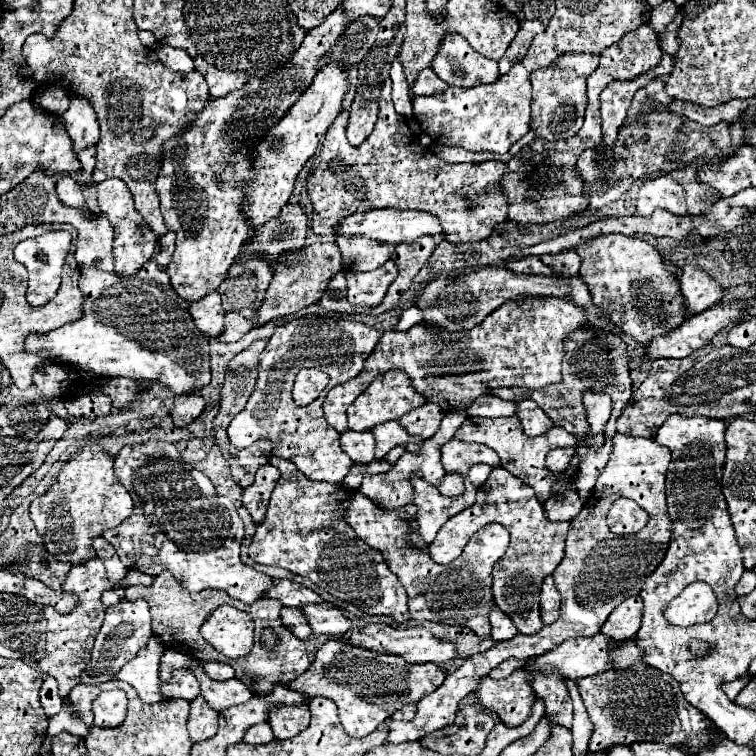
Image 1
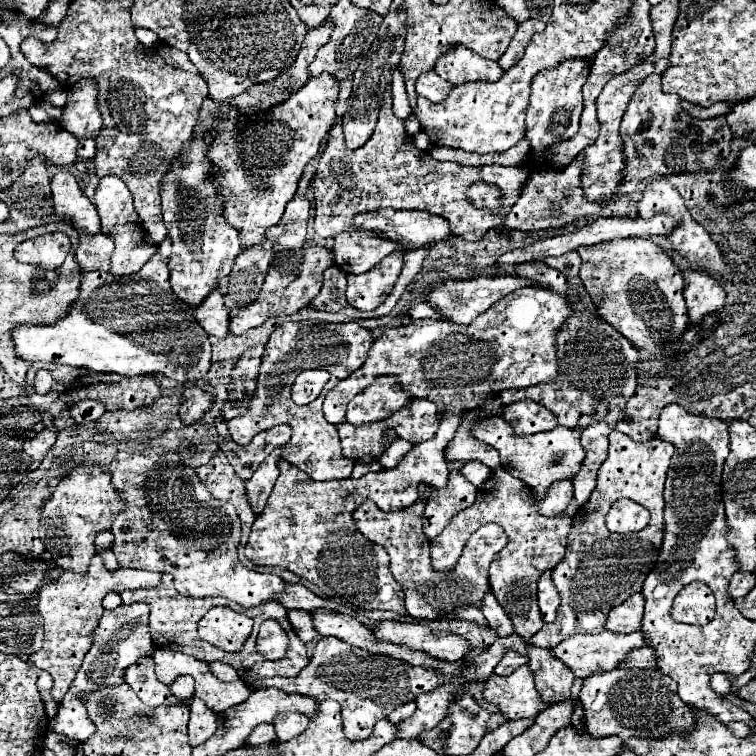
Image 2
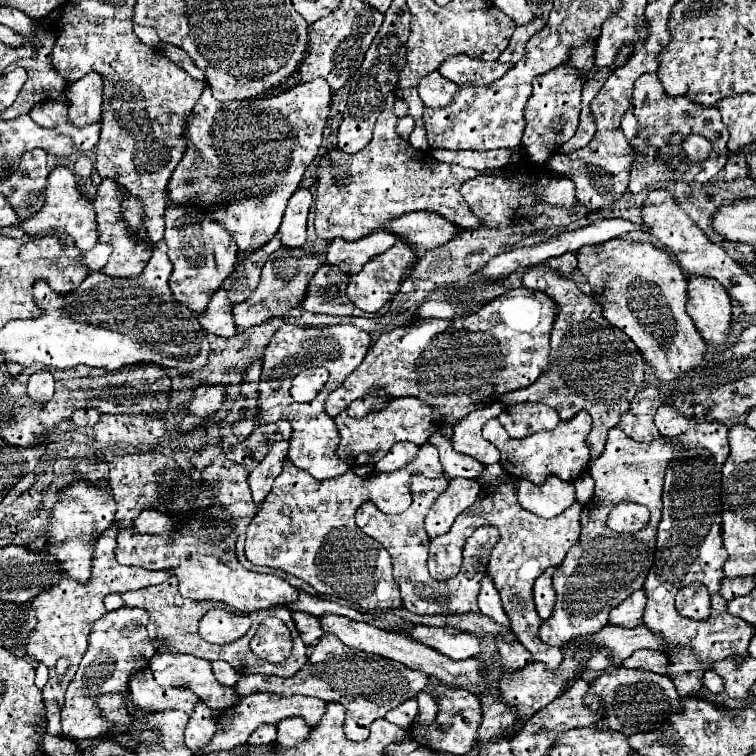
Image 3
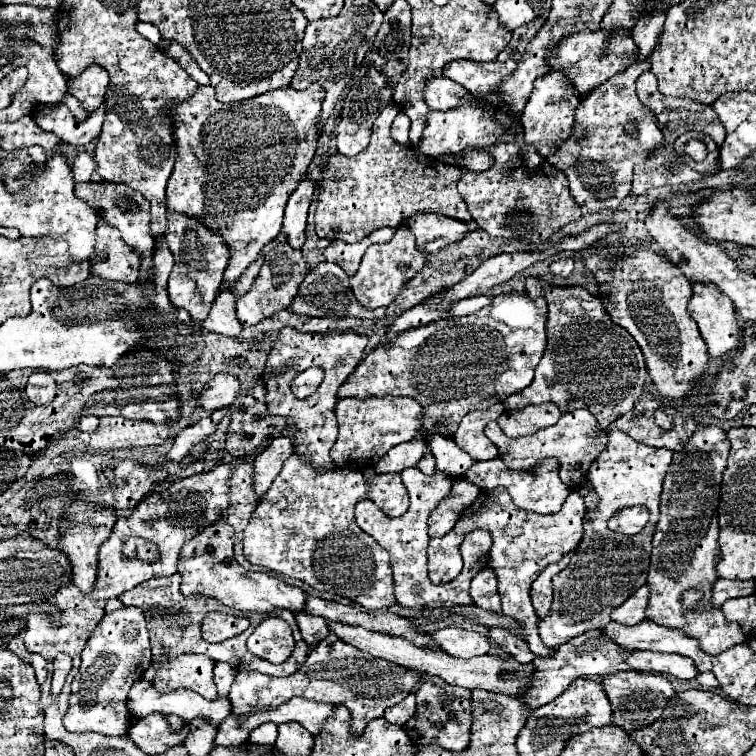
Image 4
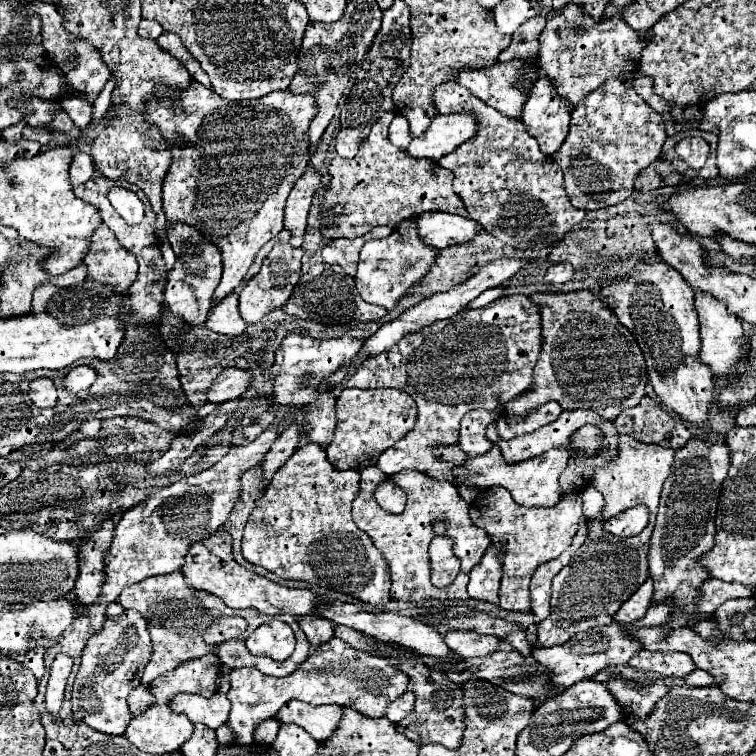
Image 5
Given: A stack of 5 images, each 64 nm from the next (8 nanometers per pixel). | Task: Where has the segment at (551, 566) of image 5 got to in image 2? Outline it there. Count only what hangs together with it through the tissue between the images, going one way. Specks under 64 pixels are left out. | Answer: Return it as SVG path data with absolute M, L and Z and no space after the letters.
M550 572L542 574L542 578L538 580L538 604L540 604L540 612L542 612L544 622L554 622L556 610L560 604L560 594L552 584Z

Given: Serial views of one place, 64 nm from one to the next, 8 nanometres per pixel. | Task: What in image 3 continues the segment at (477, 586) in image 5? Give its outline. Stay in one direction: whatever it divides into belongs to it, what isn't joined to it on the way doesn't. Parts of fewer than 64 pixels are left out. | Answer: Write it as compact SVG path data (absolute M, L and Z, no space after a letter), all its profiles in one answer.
M488 576L482 580L482 590L480 590L480 596L478 596L478 606L480 606L480 612L484 616L492 618L496 624L500 624L506 630L510 630L510 620L506 618L506 614L502 610L502 604L500 604L500 598L498 598L498 592L494 588L494 582Z

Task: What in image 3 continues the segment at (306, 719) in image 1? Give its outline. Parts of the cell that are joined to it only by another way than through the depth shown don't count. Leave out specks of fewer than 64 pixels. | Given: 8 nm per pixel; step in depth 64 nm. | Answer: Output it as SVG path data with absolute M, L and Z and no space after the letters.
M284 718L282 722L276 724L276 730L278 730L278 744L296 746L304 738L308 738L310 726L306 726L306 722L302 722L300 718Z

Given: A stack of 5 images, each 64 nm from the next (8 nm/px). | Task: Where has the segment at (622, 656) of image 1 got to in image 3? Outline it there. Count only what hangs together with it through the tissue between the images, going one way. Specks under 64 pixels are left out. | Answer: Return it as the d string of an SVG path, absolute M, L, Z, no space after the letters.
M638 650L630 658L622 662L624 668L636 668L636 670L650 670L658 674L668 674L670 662L664 652L658 650Z

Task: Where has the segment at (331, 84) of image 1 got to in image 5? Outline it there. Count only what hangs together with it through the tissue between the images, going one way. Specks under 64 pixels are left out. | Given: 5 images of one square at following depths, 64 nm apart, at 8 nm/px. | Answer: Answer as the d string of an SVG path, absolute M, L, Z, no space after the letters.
M192 82L188 90L182 90L182 92L176 92L176 90L170 90L168 86L158 86L156 92L154 92L154 98L148 102L148 108L146 108L146 120L156 124L160 130L162 130L162 136L166 138L166 142L170 144L170 150L172 150L172 156L174 156L174 162L166 174L166 180L164 180L164 188L162 188L162 200L164 200L164 214L168 220L172 222L186 222L190 226L194 226L196 230L200 230L212 244L216 244L220 248L220 254L222 254L222 260L224 260L224 272L222 272L222 280L214 292L214 304L218 304L226 294L230 294L232 290L236 290L242 282L242 278L246 276L250 264L254 262L258 250L270 240L274 238L280 230L282 230L282 218L284 218L284 206L286 206L286 198L290 194L290 190L294 188L294 182L304 174L306 166L308 166L308 160L310 160L310 138L308 138L308 126L312 122L316 114L316 98L310 96L310 94L292 94L290 90L278 90L278 92L272 92L272 94L266 94L266 98L256 98L256 100L246 100L246 102L226 102L224 98L220 98L218 94L214 94L212 88L206 88L202 86L200 82Z

